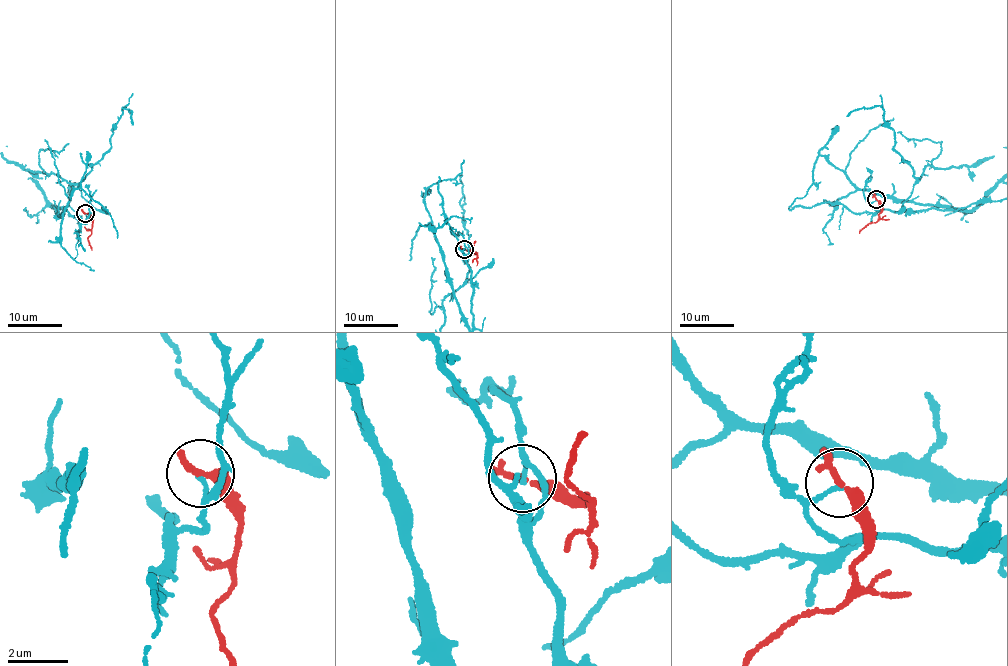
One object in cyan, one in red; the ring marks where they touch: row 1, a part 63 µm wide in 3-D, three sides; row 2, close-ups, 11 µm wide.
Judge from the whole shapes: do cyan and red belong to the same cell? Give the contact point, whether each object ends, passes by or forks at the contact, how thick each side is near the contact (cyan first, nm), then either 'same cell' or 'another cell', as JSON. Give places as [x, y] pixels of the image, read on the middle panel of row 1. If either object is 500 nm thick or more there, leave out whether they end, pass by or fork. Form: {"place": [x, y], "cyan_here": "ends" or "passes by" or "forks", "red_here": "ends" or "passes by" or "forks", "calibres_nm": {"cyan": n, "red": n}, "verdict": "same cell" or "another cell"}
{"place": [464, 249], "cyan_here": "ends", "red_here": "ends", "calibres_nm": {"cyan": 130, "red": 320}, "verdict": "another cell"}

